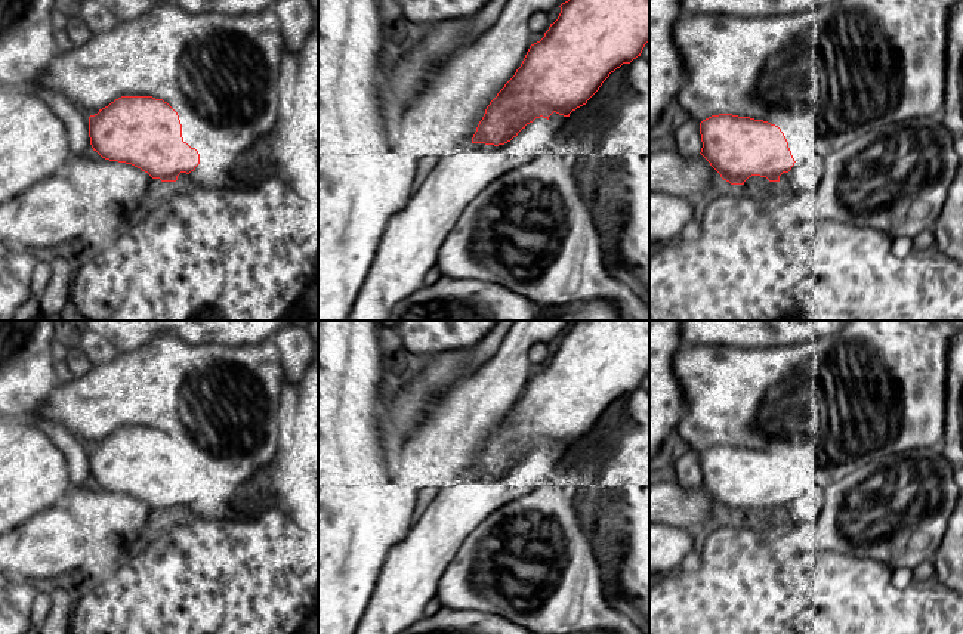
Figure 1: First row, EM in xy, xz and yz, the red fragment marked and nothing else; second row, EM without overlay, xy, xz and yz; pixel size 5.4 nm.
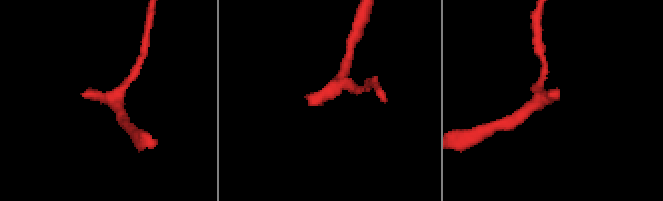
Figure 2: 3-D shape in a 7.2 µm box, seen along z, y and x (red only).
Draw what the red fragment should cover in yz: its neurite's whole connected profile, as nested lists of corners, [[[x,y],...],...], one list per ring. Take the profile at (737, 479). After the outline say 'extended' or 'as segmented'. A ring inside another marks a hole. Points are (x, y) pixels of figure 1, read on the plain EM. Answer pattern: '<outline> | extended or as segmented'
[[[732,445],[712,446],[700,454],[700,466],[700,485],[731,516],[744,516],[751,507],[780,513],[780,507],[788,504],[796,494],[781,460],[763,451]]] | as segmented

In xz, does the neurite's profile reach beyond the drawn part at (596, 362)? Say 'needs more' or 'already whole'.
needs more

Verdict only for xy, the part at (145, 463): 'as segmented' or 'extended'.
extended

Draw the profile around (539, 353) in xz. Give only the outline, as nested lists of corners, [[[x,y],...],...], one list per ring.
[[[535,343],[528,353],[528,361],[533,367],[544,365],[550,358],[546,343]]]

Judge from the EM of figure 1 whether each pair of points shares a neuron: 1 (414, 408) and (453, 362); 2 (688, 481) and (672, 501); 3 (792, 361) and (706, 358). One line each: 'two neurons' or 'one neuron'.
1: one neuron
2: two neurons
3: one neuron

